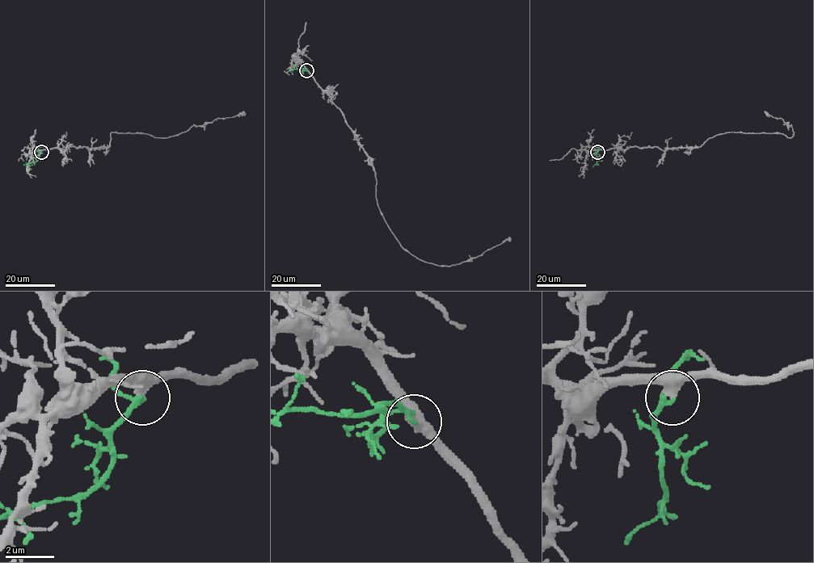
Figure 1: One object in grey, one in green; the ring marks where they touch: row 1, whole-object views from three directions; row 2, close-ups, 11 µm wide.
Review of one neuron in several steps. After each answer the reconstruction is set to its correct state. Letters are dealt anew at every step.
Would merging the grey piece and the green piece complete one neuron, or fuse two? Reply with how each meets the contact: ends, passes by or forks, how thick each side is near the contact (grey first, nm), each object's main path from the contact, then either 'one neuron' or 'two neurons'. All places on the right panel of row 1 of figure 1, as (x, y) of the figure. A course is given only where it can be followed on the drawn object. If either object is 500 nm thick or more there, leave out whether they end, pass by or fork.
grey passes by; green passes by; calibres 360 and 170 nm; course grey (598, 152), (637, 146), (663, 150), (694, 147), (731, 132), (793, 136), (791, 125), (765, 113); course green (598, 152), (598, 165); two neurons

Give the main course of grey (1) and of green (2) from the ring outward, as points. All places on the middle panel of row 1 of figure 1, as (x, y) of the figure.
1: (306, 70), (339, 110), (368, 157), (381, 214), (404, 249), (428, 262), (451, 266), (511, 237)
2: (306, 70), (288, 70)

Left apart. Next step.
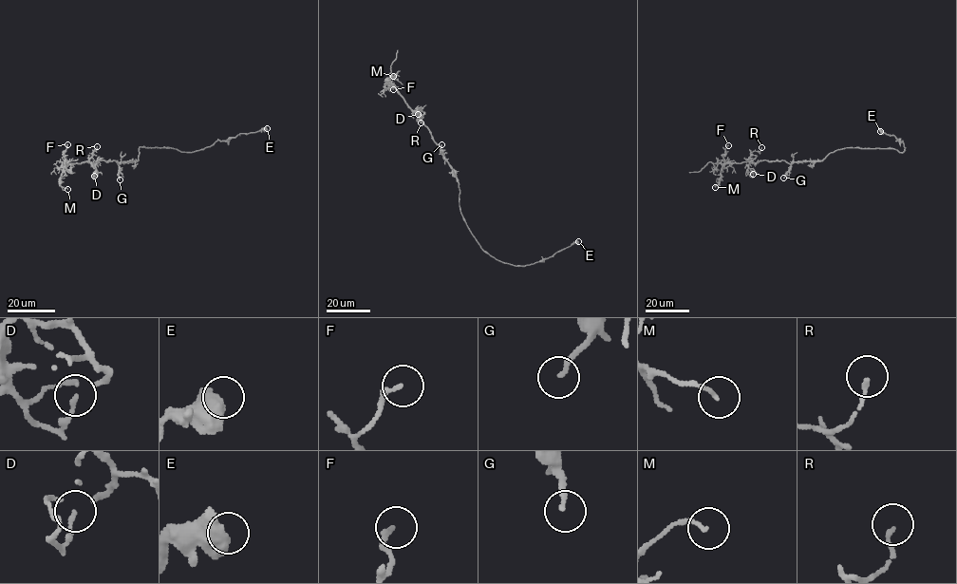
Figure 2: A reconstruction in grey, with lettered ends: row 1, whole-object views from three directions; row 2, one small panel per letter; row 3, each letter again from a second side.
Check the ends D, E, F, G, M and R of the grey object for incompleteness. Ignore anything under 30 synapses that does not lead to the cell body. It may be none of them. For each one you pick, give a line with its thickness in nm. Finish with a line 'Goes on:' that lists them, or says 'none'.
Goes on: none

